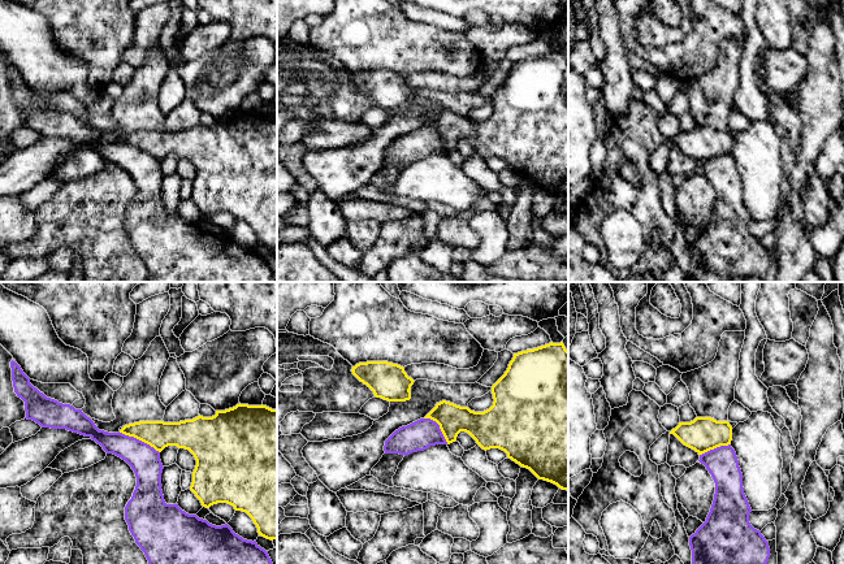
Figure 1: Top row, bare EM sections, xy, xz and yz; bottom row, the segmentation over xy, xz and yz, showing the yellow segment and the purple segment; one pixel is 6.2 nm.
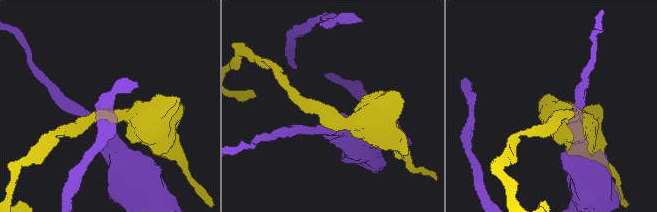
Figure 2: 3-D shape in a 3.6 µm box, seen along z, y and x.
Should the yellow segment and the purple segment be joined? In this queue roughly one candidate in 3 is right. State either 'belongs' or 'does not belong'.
does not belong

